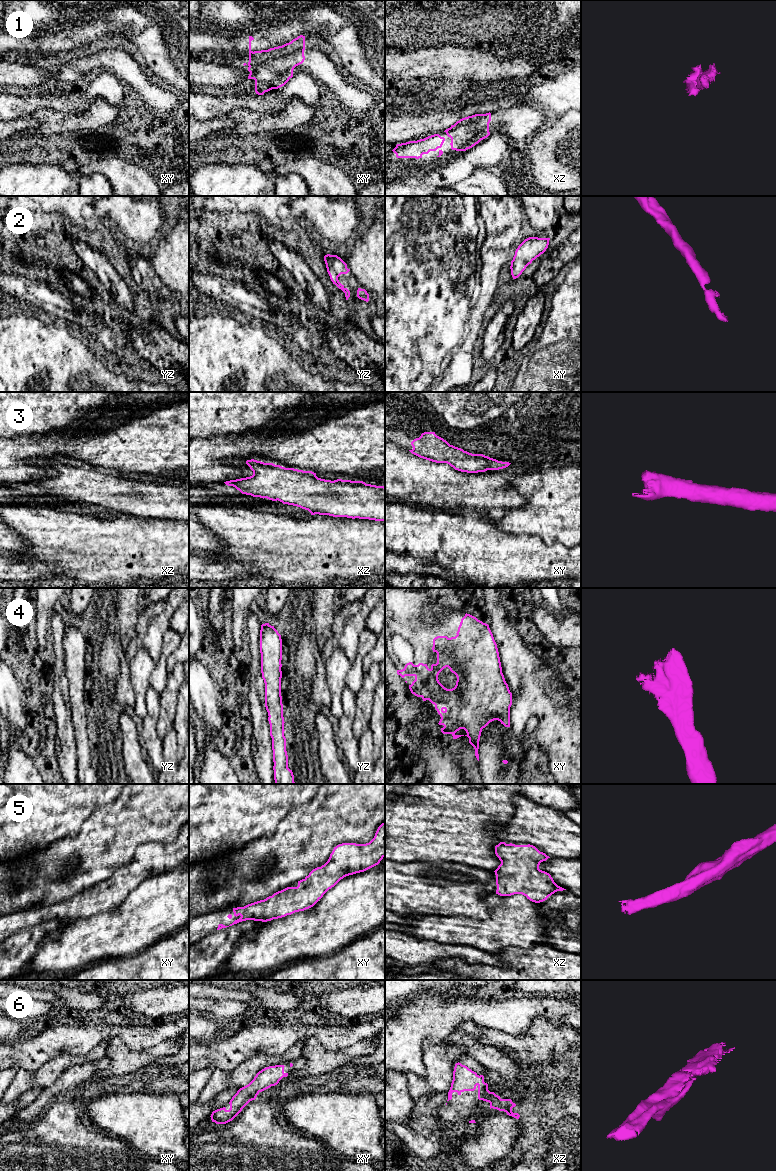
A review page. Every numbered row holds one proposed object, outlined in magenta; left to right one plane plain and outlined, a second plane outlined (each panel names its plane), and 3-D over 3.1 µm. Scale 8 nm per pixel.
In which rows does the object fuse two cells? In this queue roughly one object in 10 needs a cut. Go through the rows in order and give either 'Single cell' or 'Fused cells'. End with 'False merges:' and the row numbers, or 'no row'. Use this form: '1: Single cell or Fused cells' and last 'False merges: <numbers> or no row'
1: Single cell
2: Single cell
3: Single cell
4: Single cell
5: Single cell
6: Single cell
False merges: no row

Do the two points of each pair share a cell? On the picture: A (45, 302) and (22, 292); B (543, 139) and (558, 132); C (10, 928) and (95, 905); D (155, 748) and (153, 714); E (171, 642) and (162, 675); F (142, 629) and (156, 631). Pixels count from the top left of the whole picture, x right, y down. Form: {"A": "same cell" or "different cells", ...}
{"A": "same cell", "B": "same cell", "C": "same cell", "D": "same cell", "E": "same cell", "F": "different cells"}

